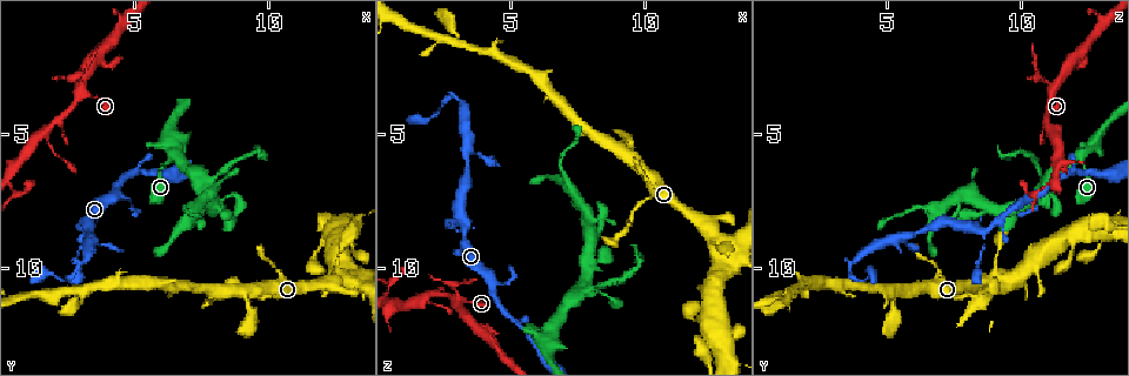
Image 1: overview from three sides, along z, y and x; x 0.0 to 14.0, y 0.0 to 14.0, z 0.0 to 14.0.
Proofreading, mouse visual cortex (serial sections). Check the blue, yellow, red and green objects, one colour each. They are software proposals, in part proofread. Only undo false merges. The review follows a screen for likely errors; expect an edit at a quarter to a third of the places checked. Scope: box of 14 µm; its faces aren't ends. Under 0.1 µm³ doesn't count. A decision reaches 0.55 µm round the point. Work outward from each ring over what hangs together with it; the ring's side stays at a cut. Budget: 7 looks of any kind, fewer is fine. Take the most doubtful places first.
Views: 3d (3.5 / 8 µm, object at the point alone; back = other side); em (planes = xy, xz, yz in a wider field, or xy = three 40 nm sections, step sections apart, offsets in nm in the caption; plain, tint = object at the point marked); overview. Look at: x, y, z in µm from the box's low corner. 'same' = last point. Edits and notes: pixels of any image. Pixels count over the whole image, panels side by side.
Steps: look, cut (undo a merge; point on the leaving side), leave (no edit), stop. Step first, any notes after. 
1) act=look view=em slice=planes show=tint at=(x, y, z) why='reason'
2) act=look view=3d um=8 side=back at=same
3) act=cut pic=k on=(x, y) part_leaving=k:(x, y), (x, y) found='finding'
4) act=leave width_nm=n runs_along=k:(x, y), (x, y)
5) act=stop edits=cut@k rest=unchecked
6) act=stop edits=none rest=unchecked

act=look view=3d um=3.5 at=(3.0, 3.3, 11.2) why='thick turns thin'

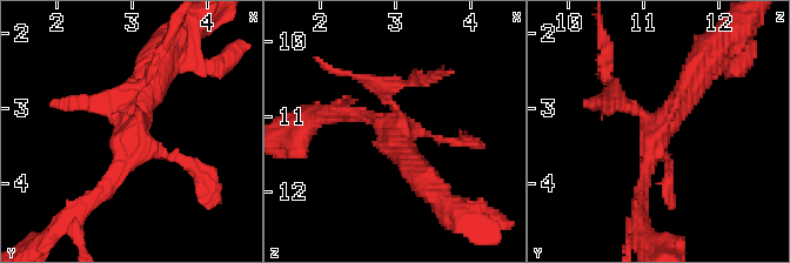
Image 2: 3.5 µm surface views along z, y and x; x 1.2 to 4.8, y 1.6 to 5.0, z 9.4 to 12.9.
act=look view=em slice=xy step=3 show=tint at=(3.05, 3.30, 11.20) why='shape alone is not enough'

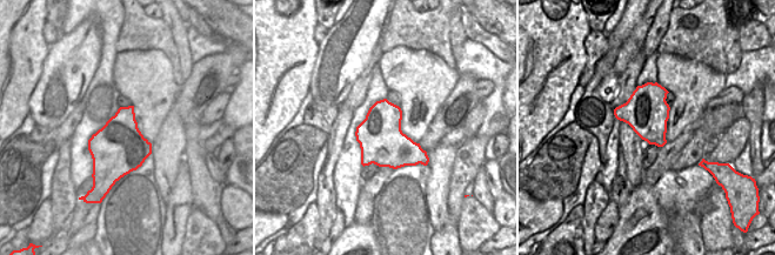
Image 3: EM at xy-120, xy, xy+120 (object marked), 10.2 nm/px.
act=leave runs_along=2:(196, 170), (135, 134), (156, 69) found='all the same cell'

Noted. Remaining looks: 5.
act=look view=3d um=3.5 at=(3.3, 8.5, 8.5) why='a fork'

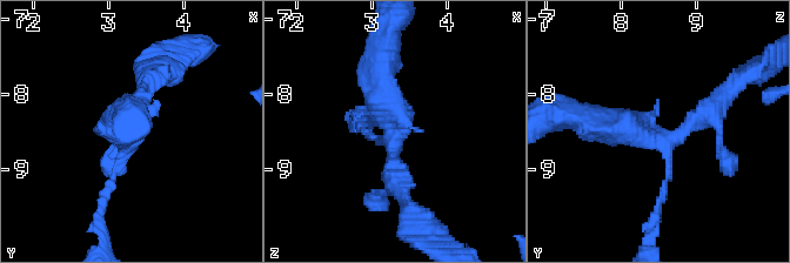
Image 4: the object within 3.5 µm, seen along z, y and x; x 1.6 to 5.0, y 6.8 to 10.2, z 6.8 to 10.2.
act=look view=em slice=xy step=2 show=tint at=(3.30, 8.65, 8.60) why='need the tissue'

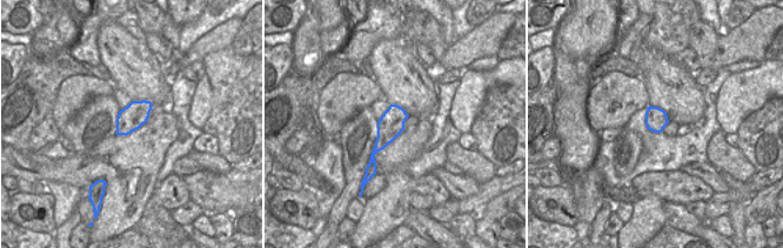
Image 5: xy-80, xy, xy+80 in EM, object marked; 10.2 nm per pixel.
act=leave runs_along=4:(727, 93), (673, 140), (595, 126) found='continuous, no second cell'

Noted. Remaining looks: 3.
act=look view=3d um=3.5 side=back at=(3.4, 8.6, 6.1) why='thin neck'

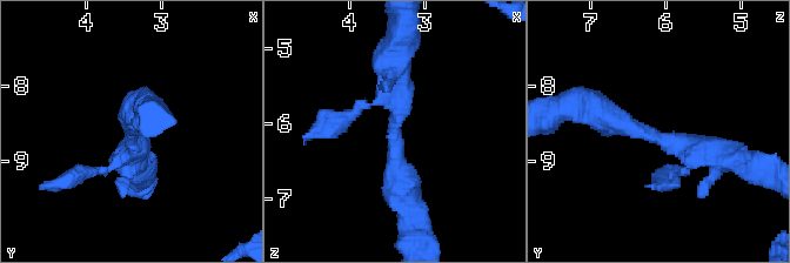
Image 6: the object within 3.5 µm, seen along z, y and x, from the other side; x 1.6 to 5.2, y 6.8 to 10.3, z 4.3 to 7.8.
act=look view=em slice=planes show=tint at=(3.40, 8.65, 6.15)

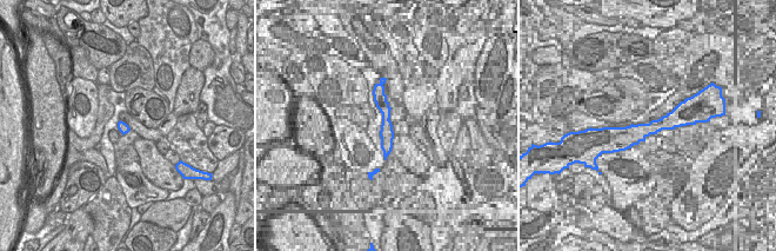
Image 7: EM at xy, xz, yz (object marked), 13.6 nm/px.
act=leave runs_along=6:(589, 107), (727, 157) found='continuous, no second cell'

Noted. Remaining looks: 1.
act=stop edits=none rest=unchecked

